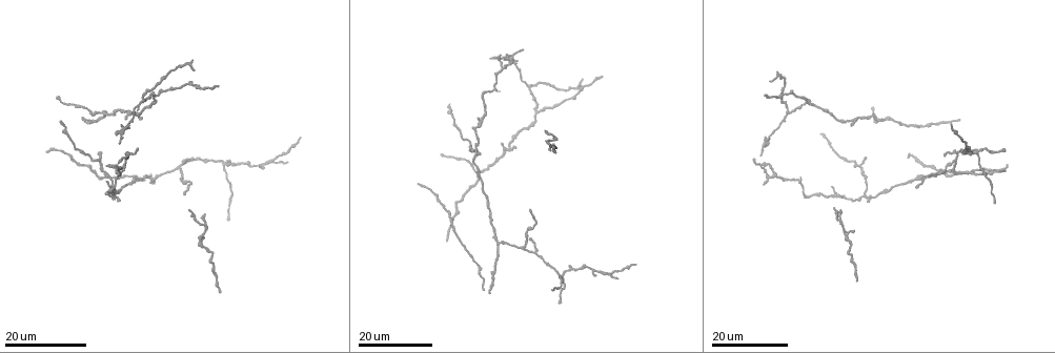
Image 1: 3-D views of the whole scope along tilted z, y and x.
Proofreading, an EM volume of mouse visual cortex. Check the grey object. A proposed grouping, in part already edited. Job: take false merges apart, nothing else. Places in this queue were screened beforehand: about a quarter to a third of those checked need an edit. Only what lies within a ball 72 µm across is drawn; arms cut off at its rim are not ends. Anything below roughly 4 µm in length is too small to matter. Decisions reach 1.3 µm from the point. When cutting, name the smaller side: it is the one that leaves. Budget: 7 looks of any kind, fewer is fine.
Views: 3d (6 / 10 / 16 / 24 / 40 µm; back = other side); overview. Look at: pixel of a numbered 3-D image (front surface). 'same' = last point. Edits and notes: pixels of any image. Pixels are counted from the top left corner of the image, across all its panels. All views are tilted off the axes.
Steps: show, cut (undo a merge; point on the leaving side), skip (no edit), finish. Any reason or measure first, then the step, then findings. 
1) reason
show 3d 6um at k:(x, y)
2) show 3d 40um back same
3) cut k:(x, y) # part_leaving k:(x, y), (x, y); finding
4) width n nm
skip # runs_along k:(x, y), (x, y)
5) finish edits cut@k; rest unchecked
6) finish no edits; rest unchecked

three-way junction
show 3d 24um at 1:(103, 112)

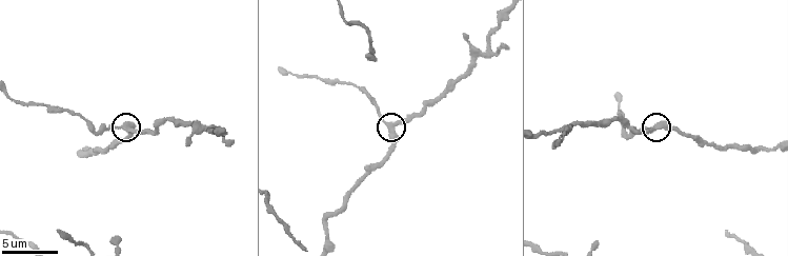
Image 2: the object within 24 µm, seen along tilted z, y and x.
show 3d 6um at 2:(390, 126)

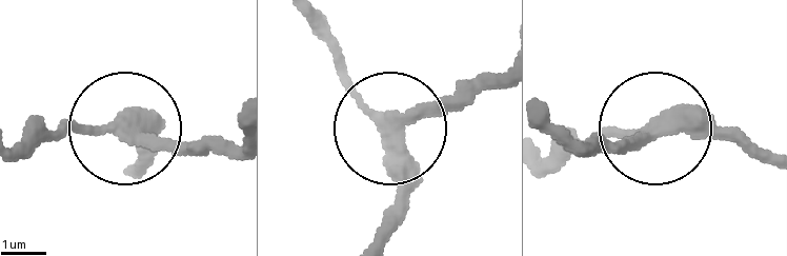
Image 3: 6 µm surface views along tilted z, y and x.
show 3d 6um back at 3:(121, 125)

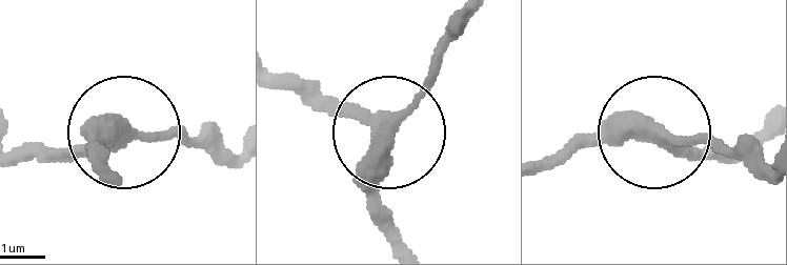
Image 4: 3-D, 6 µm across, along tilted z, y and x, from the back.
arms 3
skip # one neuron here

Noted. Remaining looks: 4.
side arm on a straight run
show 3d 24um at 1:(143, 100)

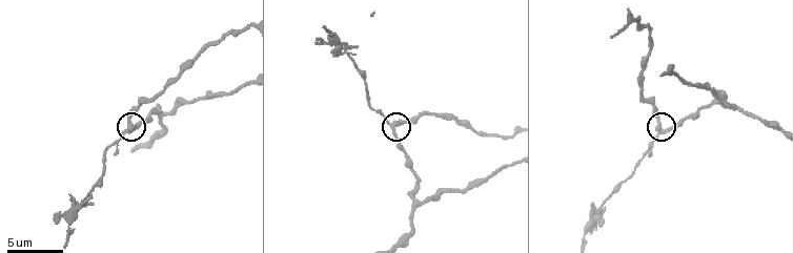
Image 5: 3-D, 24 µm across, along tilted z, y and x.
closer look
show 3d 10um at 5:(662, 130)

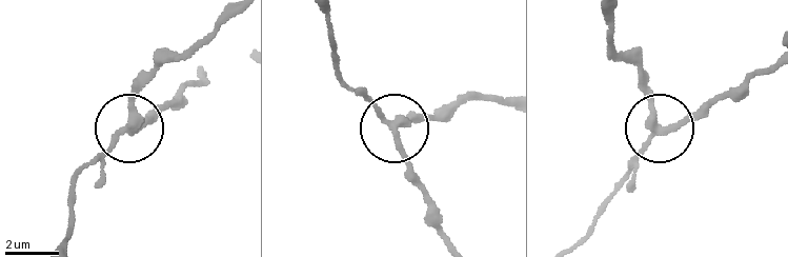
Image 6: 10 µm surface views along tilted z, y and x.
skip # all the same neuron

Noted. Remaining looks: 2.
thin arm on a thick one
show 3d 24um at 1:(866, 195)

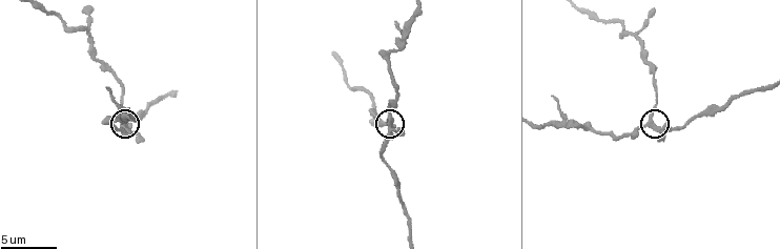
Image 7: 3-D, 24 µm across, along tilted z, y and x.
closer look
show 3d 6um at 7:(649, 119)

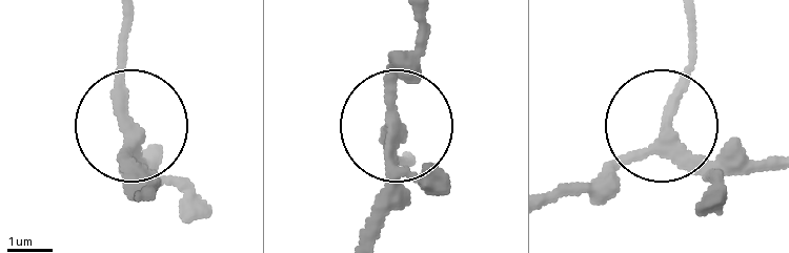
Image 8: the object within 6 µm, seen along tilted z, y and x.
arms 3
skip # runs_along 8:(553, 193), (587, 189), (647, 149), (691, 59), (695, 14); one neuron here

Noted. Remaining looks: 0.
finish no edits; rest unchecked

